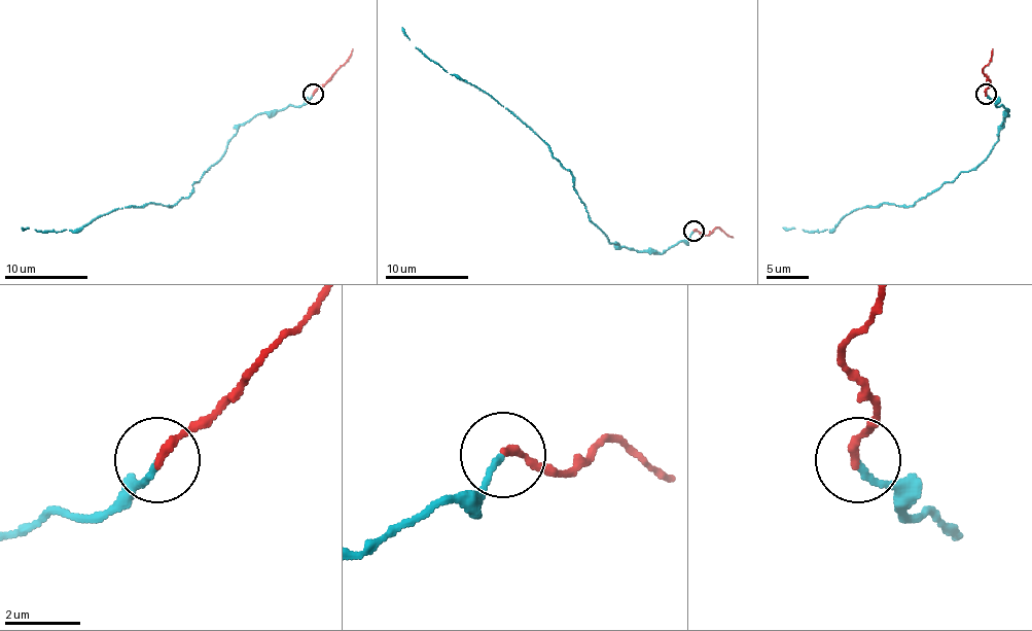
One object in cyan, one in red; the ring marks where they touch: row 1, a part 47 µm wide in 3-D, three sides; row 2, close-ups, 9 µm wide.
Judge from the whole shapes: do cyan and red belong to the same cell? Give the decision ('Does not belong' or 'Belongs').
Belongs

